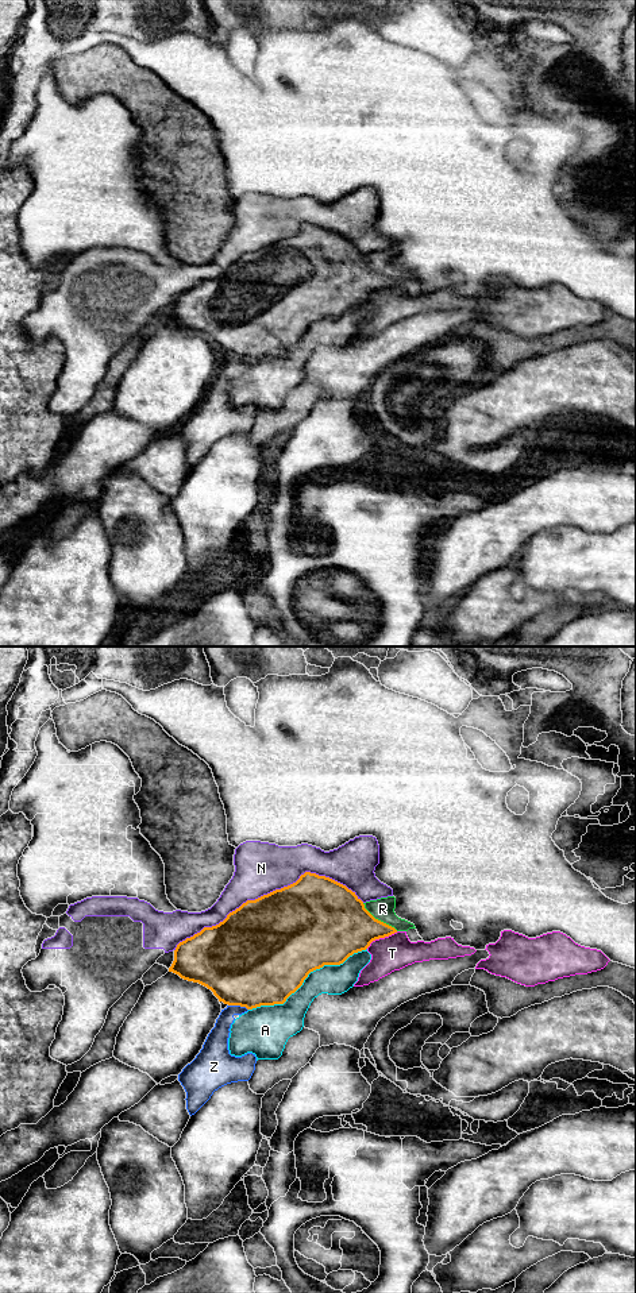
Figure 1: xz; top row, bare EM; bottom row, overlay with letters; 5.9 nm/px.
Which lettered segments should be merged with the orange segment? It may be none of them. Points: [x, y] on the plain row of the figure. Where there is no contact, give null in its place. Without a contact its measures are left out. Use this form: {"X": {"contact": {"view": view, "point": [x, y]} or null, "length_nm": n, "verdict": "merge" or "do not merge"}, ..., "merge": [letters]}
{"A": {"contact": {"view": "xz", "point": [307, 328]}, "length_nm": 800, "verdict": "do not merge"}, "N": {"contact": {"view": "xz", "point": [268, 246]}, "length_nm": 1150, "verdict": "do not merge"}, "R": {"contact": {"view": "xz", "point": [380, 273]}, "length_nm": 280, "verdict": "merge"}, "T": {"contact": {"view": "xz", "point": [381, 289]}, "length_nm": 220, "verdict": "do not merge"}, "Z": {"contact": {"view": "xz", "point": [238, 356]}, "length_nm": 120, "verdict": "do not merge"}, "merge": ["R"]}

